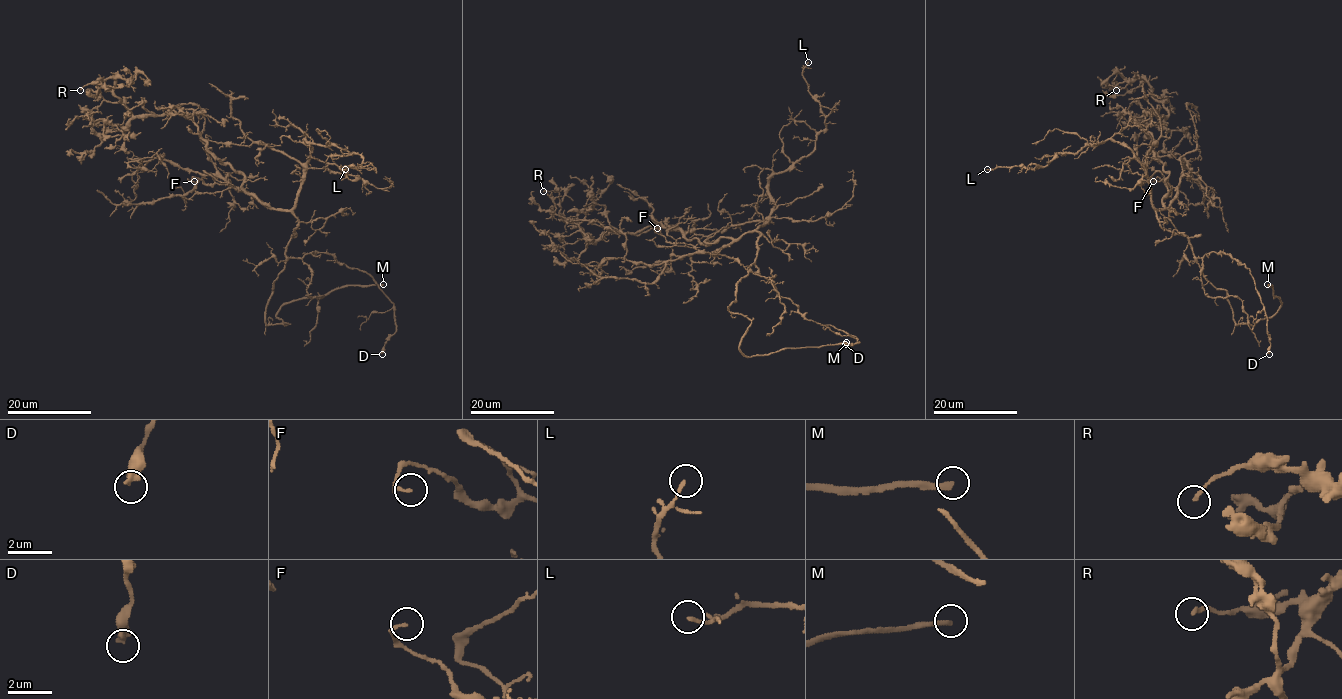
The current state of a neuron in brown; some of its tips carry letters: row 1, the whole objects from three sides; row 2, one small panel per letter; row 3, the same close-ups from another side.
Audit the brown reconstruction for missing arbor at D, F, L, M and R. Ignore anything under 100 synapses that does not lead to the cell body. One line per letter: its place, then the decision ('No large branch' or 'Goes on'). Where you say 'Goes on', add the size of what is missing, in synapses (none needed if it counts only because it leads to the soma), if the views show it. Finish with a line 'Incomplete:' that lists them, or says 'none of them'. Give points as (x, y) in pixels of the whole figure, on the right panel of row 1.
D: Place: (1269, 354). No large branch
F: Place: (1153, 181). No large branch
L: Place: (987, 169). No large branch
M: Place: (1267, 284). Goes on
R: Place: (1116, 90). No large branch
Incomplete: M

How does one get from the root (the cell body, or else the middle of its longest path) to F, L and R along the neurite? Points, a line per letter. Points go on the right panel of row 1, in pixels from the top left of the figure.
F: (1156, 212), (1164, 209), (1175, 198), (1177, 191), (1159, 177), (1153, 181)
L: (1156, 212), (1147, 168), (1129, 148), (1110, 139), (1087, 145), (1075, 153), (1057, 153), (1037, 168), (987, 169)
R: (1156, 212), (1169, 174), (1147, 127), (1168, 111), (1144, 78), (1116, 90)

